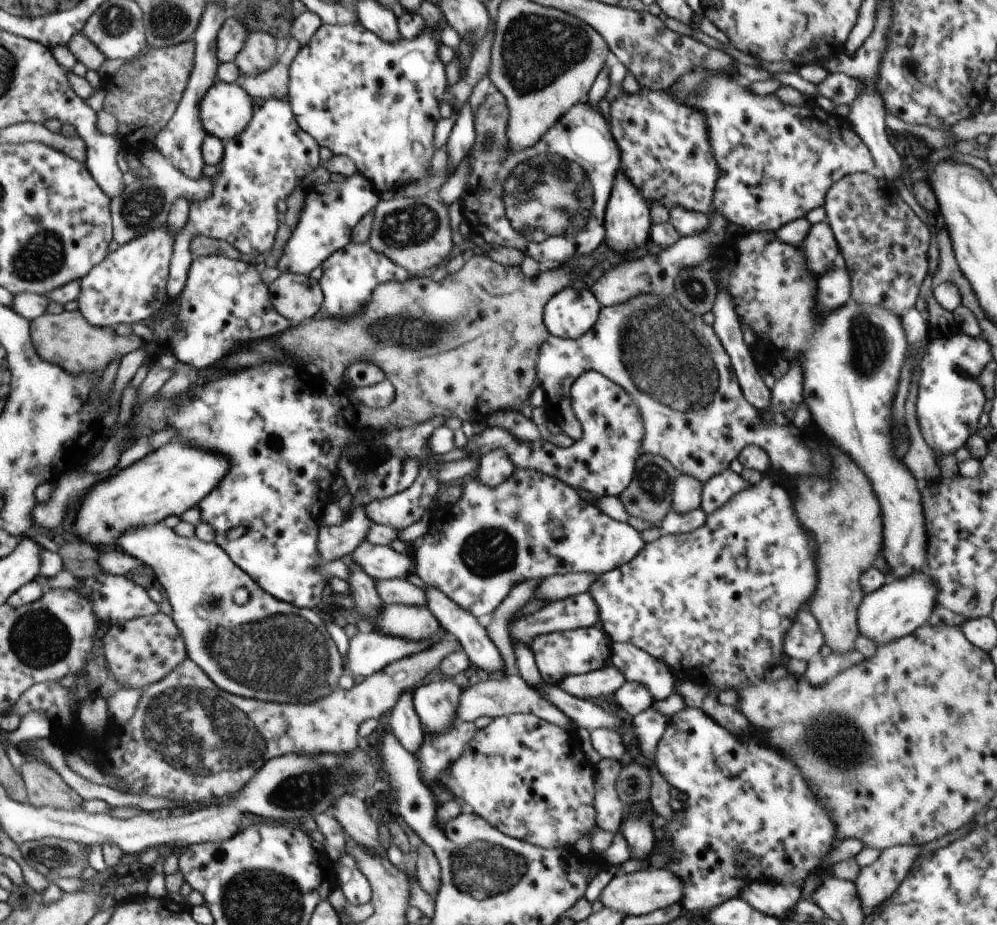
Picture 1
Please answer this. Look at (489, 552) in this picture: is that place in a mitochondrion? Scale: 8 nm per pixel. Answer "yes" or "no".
yes

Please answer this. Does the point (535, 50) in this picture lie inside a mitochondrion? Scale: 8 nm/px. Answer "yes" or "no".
yes

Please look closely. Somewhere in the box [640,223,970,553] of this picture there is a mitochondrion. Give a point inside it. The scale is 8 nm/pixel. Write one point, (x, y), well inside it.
(870, 344)

